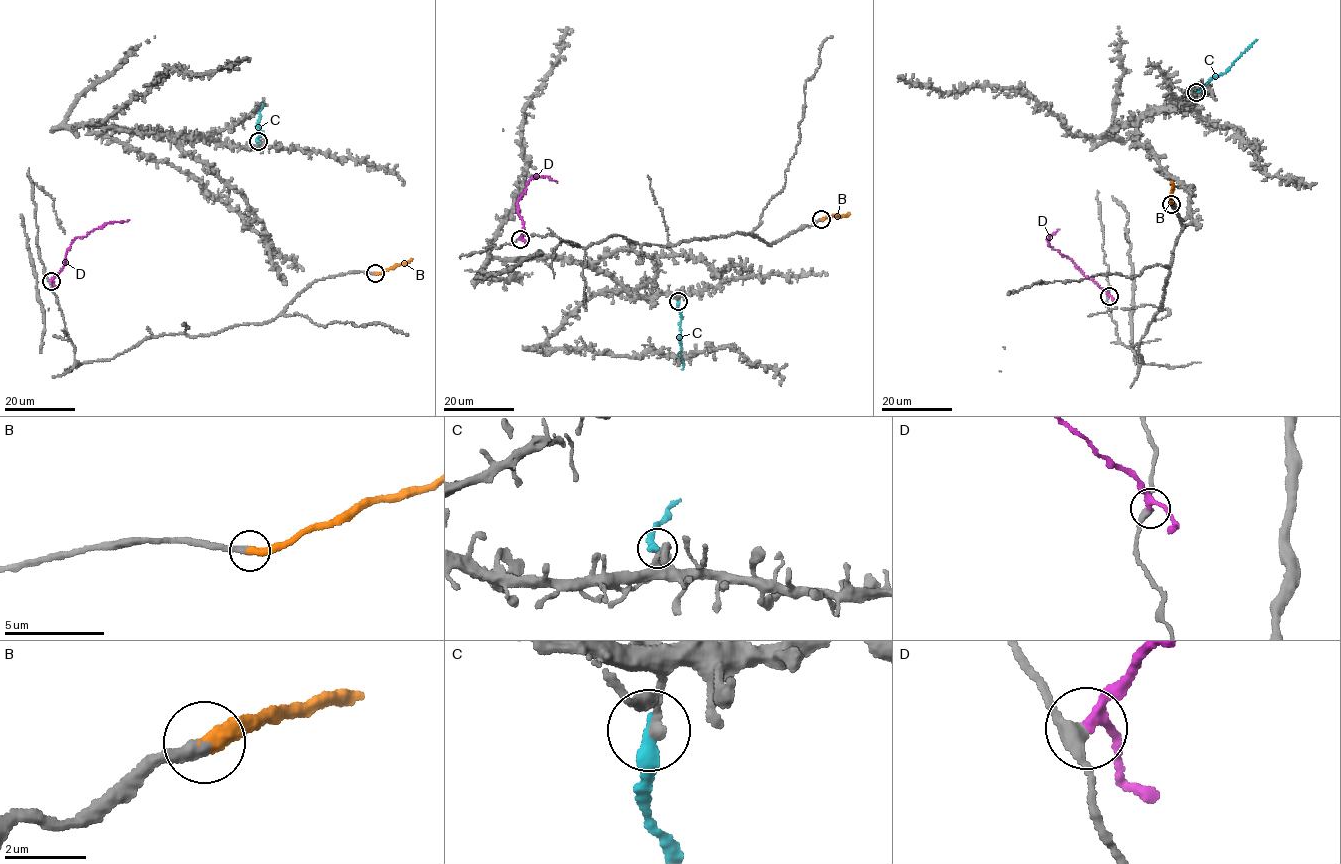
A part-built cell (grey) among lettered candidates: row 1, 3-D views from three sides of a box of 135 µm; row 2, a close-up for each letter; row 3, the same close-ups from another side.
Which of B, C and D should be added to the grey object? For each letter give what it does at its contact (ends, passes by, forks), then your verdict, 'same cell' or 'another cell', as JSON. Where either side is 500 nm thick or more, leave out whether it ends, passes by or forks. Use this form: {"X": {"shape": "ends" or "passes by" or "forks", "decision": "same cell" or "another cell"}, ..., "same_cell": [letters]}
{"B": {"shape": "ends", "decision": "same cell"}, "C": {"shape": "ends", "decision": "another cell"}, "D": {"shape": "passes by", "decision": "another cell"}, "same_cell": ["B"]}

